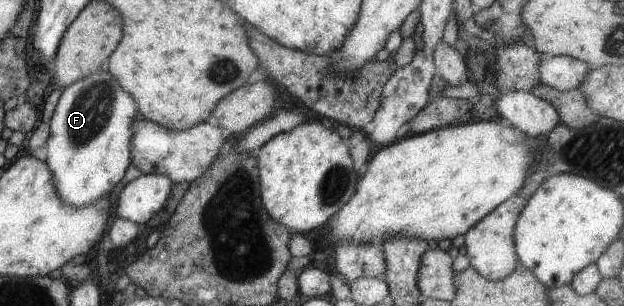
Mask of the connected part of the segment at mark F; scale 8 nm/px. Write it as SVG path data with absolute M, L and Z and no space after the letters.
M98 70L97 72L88 74L86 77L83 77L82 79L71 83L70 86L64 88L59 102L53 112L53 116L51 117L51 128L49 138L47 139L48 149L46 149L46 163L48 163L50 170L52 171L57 192L65 202L78 207L95 202L102 196L110 196L112 189L114 189L114 185L124 177L124 173L126 173L126 169L130 167L130 163L134 163L134 161L130 161L130 159L133 159L133 155L130 155L130 139L133 139L132 125L139 118L138 115L139 111L136 99L120 87L119 81L109 71Z

